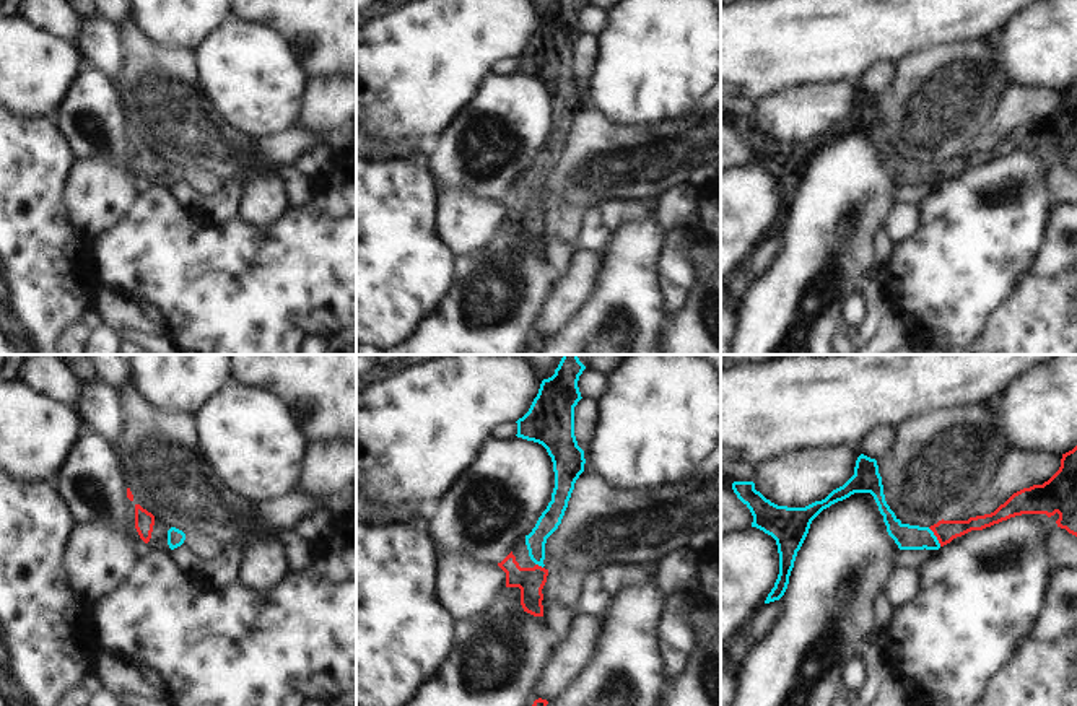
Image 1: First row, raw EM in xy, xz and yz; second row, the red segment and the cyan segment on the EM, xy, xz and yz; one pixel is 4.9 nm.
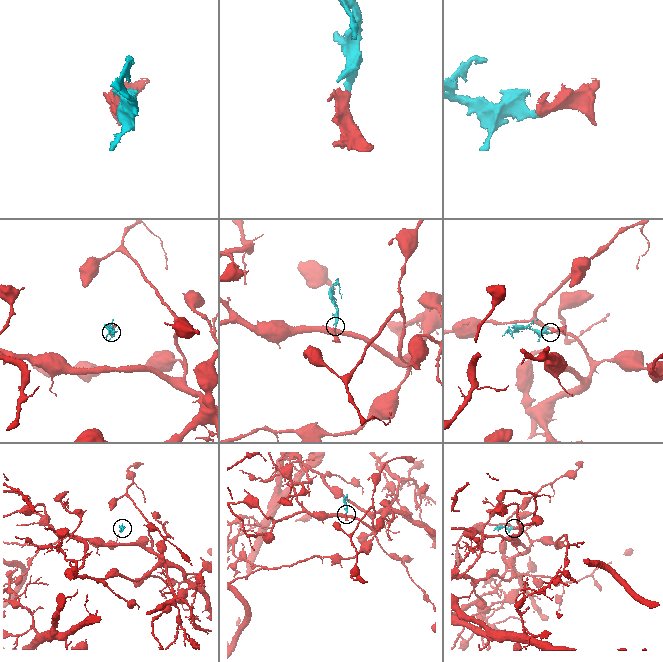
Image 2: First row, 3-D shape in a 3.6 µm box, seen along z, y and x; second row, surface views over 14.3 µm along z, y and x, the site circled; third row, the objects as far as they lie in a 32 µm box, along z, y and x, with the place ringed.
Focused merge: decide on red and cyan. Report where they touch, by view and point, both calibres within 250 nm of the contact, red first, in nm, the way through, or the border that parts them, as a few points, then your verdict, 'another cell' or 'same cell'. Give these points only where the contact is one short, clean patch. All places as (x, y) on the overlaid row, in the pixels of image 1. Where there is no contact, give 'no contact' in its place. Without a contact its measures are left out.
meets red in yz at (936, 536); 110 nm thick on the red side, 130 nm on the other; runs through yz (946, 531), (936, 536), (908, 537); same cell

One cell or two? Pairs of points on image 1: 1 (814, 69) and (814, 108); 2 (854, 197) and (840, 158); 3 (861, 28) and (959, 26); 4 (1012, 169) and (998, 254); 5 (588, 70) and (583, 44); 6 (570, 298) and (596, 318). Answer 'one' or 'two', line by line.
1: two
2: one
3: one
4: one
5: one
6: two

